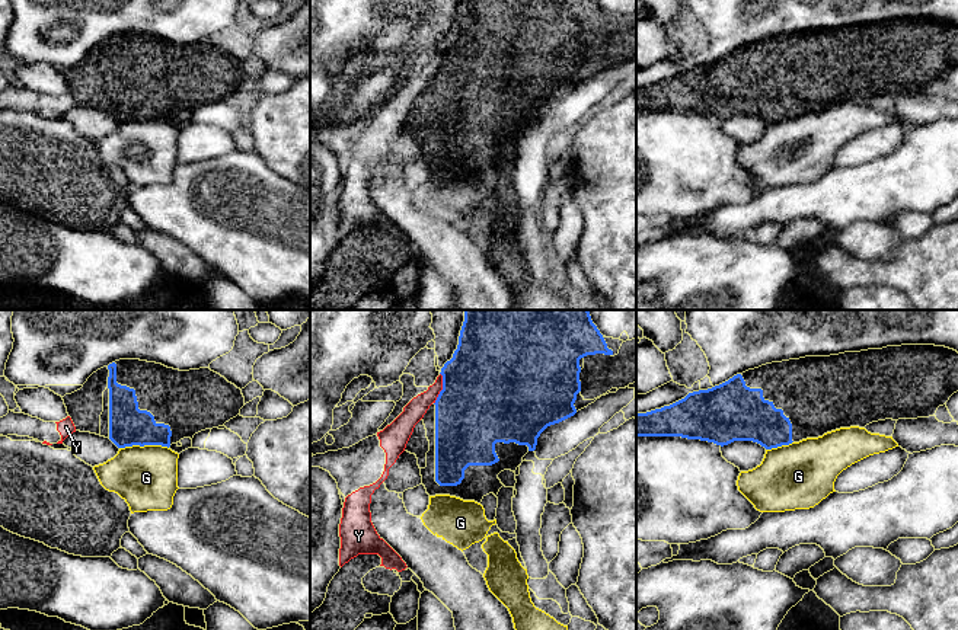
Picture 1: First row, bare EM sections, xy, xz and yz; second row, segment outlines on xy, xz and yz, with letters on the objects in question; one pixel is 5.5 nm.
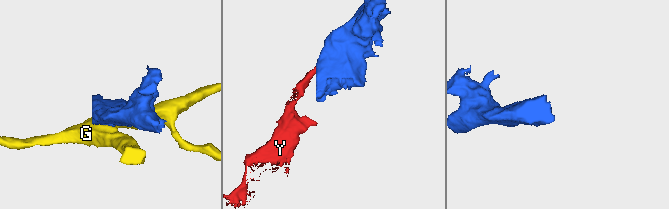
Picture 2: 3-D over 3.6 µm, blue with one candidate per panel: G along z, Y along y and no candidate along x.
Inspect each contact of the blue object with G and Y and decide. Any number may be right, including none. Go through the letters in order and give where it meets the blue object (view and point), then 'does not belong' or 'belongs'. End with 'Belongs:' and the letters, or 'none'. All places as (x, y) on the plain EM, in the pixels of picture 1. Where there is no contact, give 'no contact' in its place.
G: contact xy (143, 120); does not belong
Y: contact xz (443, 63); does not belong
Belongs: none

